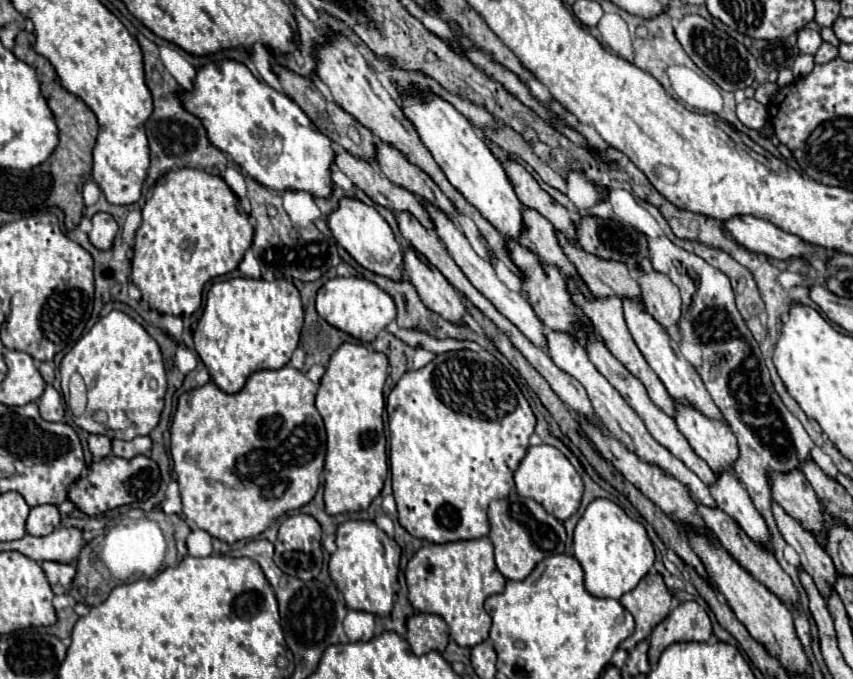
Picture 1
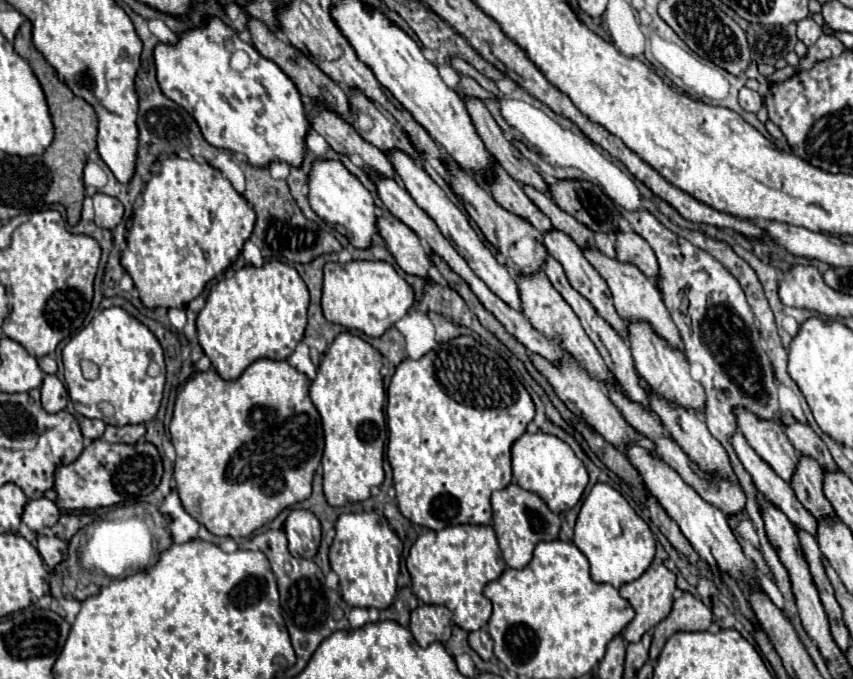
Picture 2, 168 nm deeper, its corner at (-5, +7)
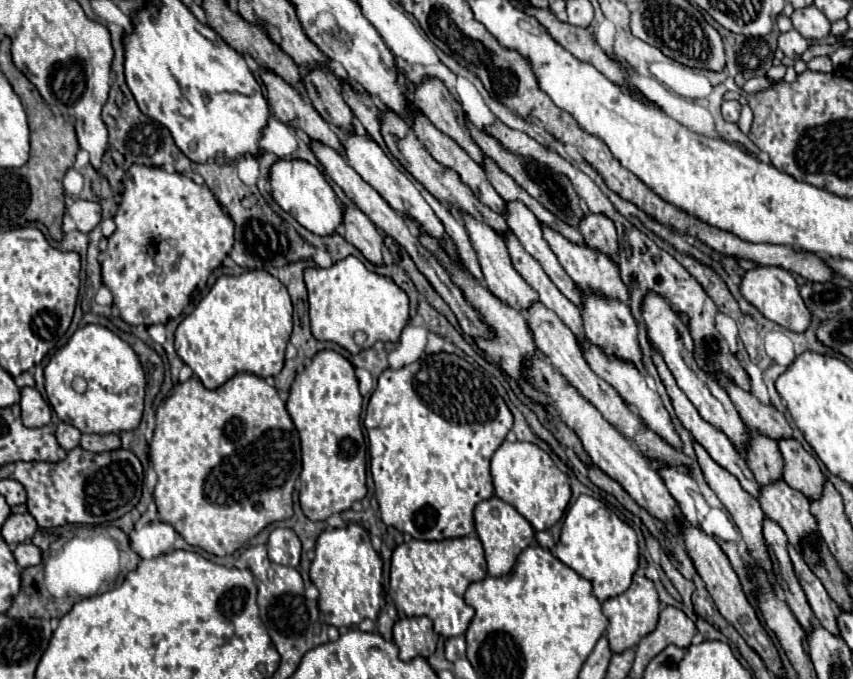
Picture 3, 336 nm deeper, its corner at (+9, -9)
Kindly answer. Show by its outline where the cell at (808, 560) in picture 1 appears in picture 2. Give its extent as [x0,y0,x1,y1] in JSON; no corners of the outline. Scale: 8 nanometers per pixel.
[732,434,818,536]

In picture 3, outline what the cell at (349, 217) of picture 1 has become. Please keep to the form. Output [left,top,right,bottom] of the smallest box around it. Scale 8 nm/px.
[270,160,342,234]

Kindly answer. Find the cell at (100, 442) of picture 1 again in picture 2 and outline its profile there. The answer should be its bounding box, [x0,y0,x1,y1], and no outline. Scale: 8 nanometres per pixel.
[80,418,108,440]

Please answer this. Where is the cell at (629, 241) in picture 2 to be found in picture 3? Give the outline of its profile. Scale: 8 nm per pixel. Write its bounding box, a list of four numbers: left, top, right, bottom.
[578,214,618,262]

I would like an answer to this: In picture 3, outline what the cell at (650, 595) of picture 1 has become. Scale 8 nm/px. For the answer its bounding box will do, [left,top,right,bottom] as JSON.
[602,574,660,654]

